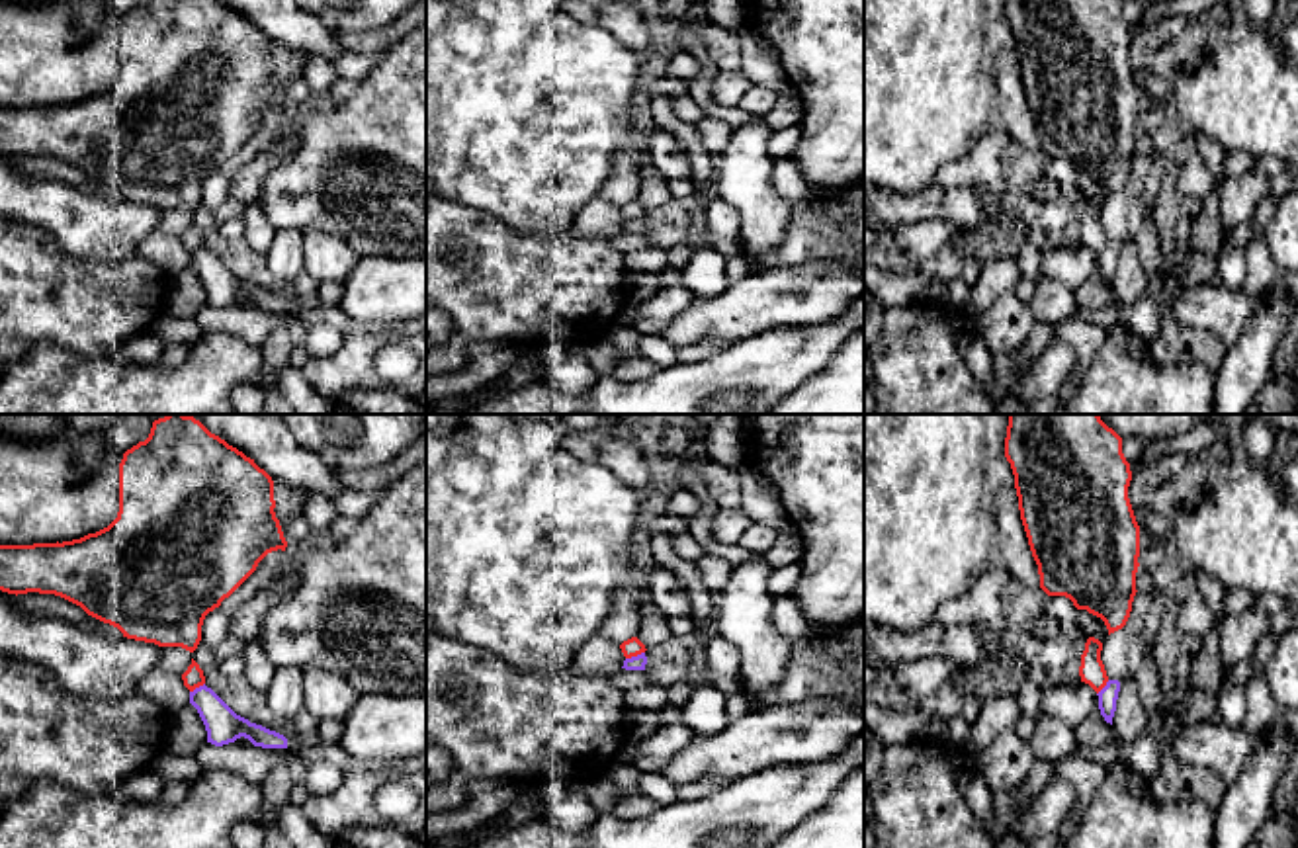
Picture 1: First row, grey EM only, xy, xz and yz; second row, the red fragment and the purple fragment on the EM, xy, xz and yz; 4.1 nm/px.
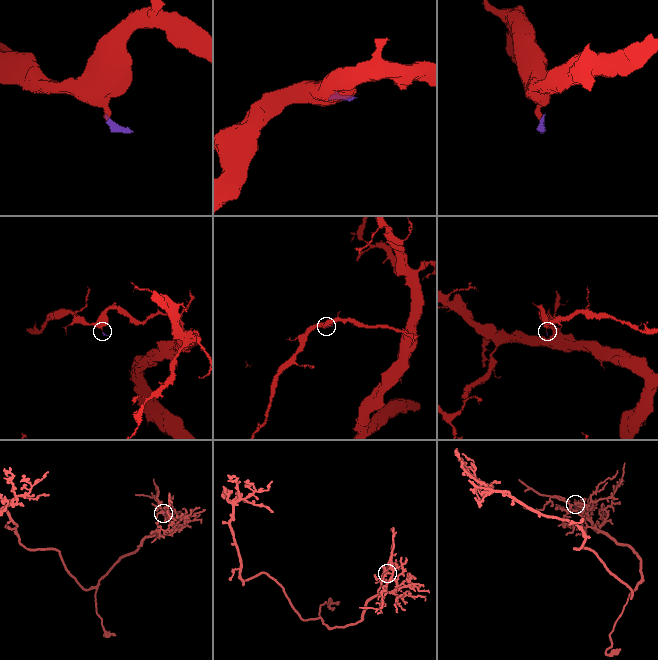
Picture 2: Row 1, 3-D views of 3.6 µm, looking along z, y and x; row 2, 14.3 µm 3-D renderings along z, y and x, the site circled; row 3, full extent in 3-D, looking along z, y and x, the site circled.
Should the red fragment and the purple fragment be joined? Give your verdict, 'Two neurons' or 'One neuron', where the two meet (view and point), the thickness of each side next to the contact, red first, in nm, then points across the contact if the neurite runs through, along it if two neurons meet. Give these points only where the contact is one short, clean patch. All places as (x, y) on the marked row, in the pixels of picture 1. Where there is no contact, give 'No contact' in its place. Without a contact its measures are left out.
Two neurons. Touches red at xz (634, 655). Thickness 80 nm (red) against 60 nm. Boundary: xz (644, 651), (626, 659)

